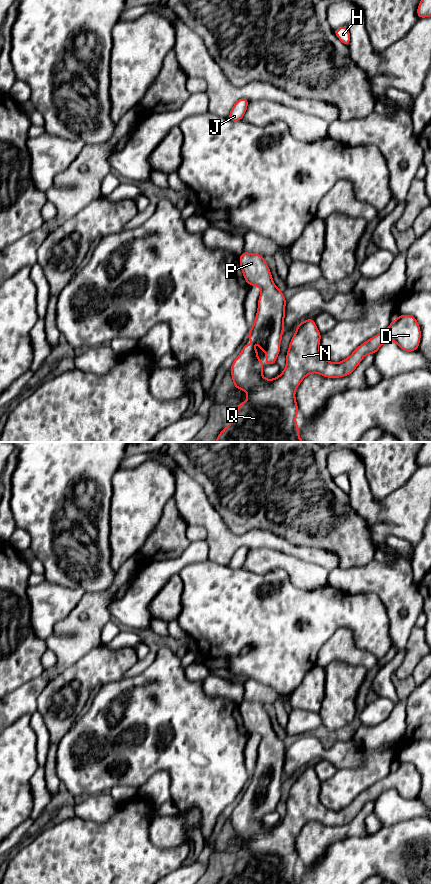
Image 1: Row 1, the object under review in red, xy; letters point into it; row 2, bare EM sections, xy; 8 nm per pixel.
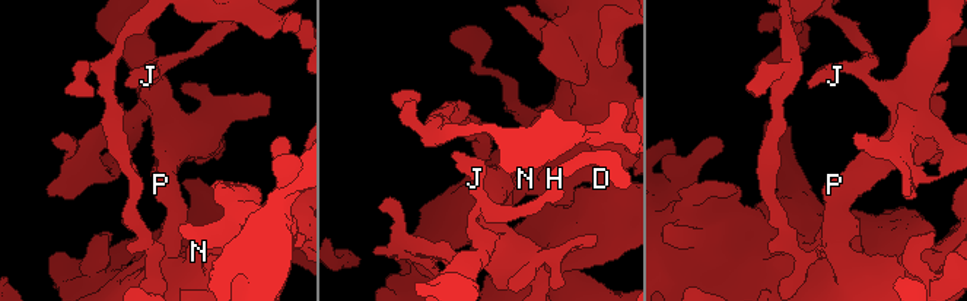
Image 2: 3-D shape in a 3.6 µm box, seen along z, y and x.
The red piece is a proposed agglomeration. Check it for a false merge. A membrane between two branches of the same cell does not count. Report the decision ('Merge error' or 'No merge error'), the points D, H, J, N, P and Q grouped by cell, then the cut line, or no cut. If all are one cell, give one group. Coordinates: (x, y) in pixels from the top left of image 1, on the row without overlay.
No merge error. Groups: D H J N P Q. No split

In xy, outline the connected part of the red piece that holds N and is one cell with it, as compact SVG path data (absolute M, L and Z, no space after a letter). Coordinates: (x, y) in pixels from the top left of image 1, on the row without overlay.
M399 763L381 781L373 784L345 808L333 811L320 801L319 780L313 767L306 767L297 773L295 782L289 792L284 819L274 827L265 827L262 823L263 812L258 801L251 792L244 793L242 799L231 813L231 823L236 837L247 840L247 848L238 852L238 858L218 884L299 884L296 872L298 854L295 839L301 829L311 821L318 821L328 826L338 826L350 823L367 802L375 802L386 790L396 790L404 799L416 799L420 791L420 774L412 763Z

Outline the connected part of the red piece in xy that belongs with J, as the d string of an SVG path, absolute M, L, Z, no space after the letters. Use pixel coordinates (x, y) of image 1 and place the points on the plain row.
M240 546L234 552L228 566L232 569L242 568L248 554L248 548L246 546Z

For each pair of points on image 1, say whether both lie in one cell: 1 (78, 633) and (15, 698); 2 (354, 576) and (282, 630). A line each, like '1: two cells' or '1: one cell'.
1: one cell
2: two cells

